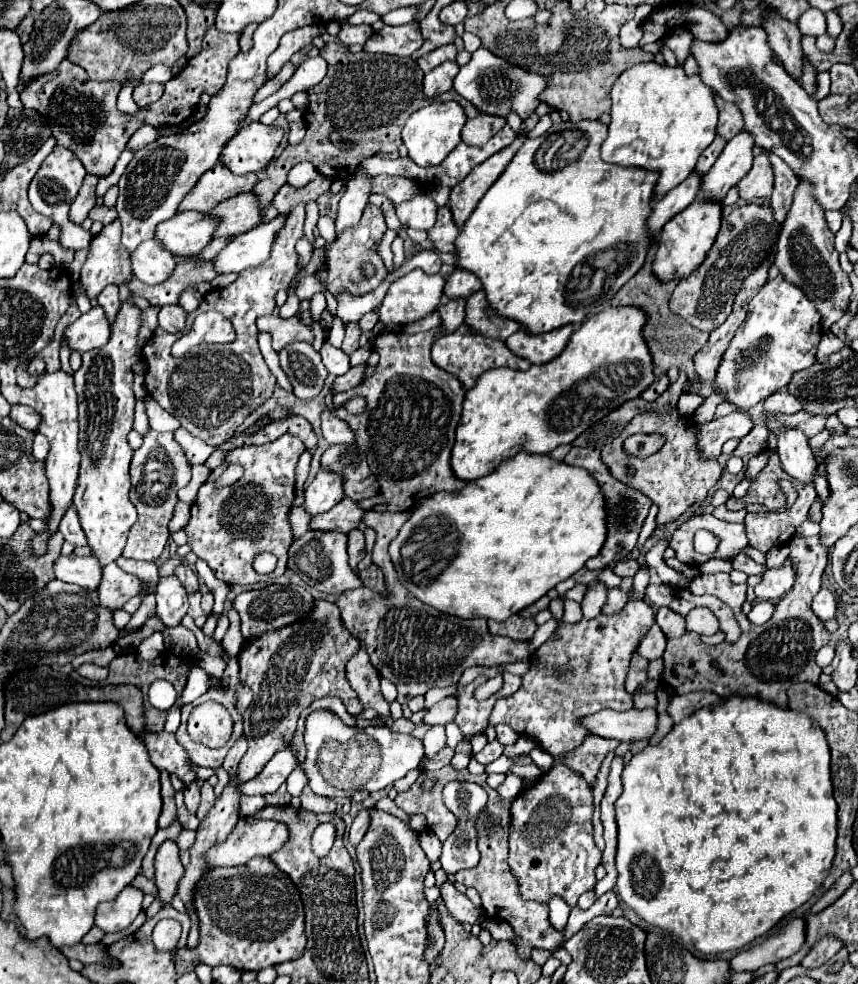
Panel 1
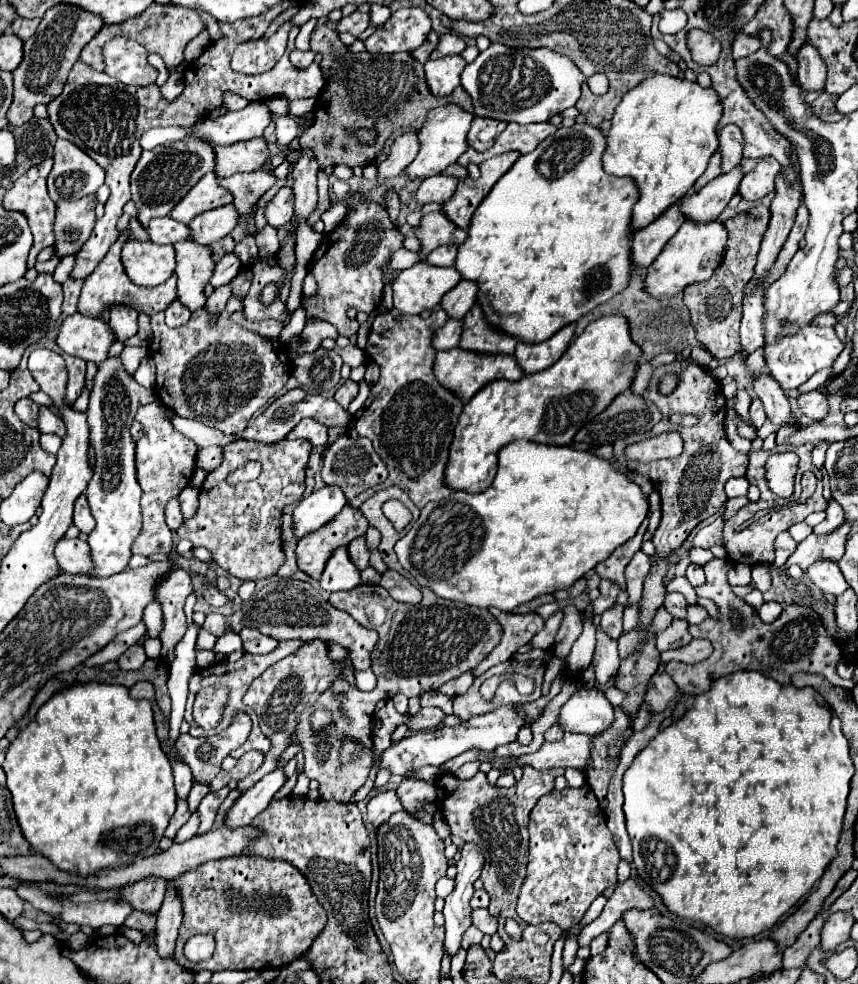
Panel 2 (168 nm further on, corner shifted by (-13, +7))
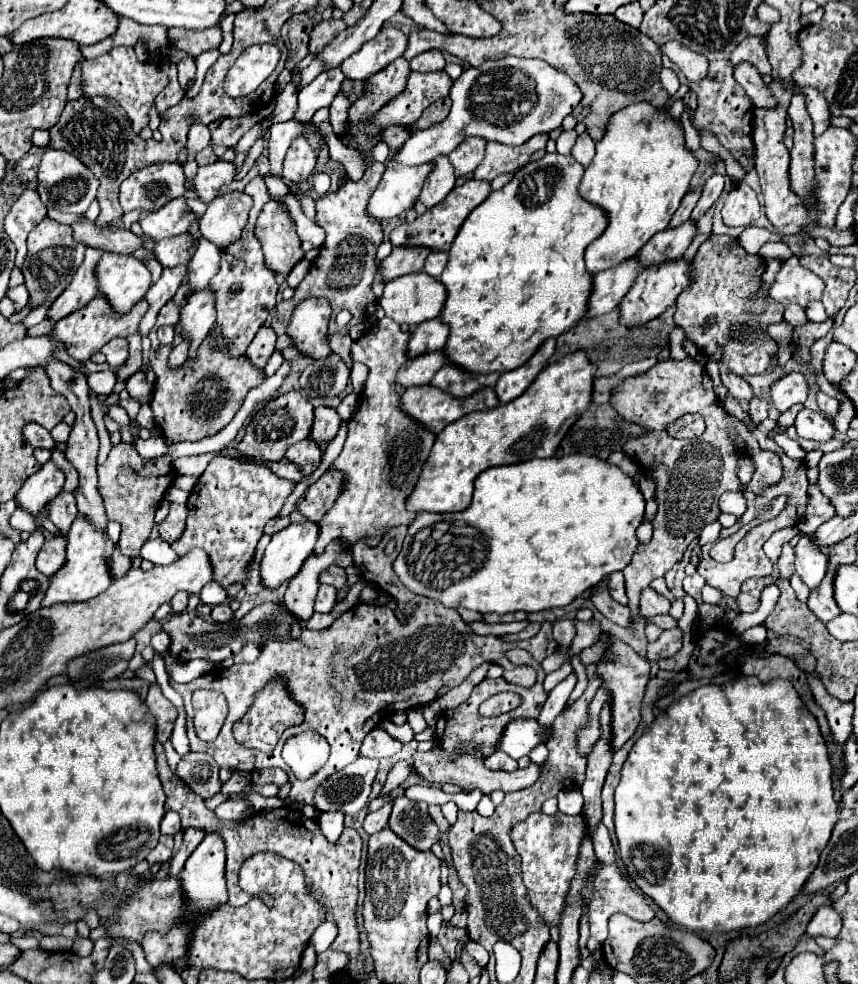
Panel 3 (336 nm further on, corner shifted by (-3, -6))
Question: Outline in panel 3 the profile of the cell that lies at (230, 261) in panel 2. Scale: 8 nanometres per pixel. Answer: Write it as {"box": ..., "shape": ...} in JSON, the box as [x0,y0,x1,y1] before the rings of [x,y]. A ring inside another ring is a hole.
{"box":[179,289,215,361],"shape":[[[209,289],[193,293],[179,313],[181,337],[189,339],[189,357],[187,357],[189,361],[197,357],[197,349],[211,331],[213,323],[215,323],[215,309],[213,309],[213,297],[209,297]]]}

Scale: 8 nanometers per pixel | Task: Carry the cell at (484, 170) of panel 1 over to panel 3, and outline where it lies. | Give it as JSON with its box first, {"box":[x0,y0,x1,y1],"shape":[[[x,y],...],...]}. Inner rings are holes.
{"box":[389,179,491,251],"shape":[[[469,179],[467,183],[463,183],[461,187],[455,187],[447,197],[445,201],[437,203],[435,207],[427,209],[423,215],[417,215],[415,221],[411,223],[401,223],[397,225],[391,235],[389,235],[389,241],[393,247],[427,247],[427,249],[443,249],[443,251],[449,251],[453,239],[457,237],[463,221],[467,219],[467,215],[477,207],[481,205],[487,195],[491,193],[491,183],[487,181],[477,181],[477,179]]]}

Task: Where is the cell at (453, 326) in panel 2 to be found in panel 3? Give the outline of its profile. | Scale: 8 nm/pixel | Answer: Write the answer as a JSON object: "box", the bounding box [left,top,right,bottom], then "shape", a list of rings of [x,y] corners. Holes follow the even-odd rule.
{"box":[397,351,443,389],"shape":[[[441,351],[437,353],[427,353],[425,357],[417,357],[413,361],[407,361],[399,373],[397,373],[397,385],[403,389],[409,387],[419,387],[419,385],[429,385],[431,377],[443,367],[443,357]]]}

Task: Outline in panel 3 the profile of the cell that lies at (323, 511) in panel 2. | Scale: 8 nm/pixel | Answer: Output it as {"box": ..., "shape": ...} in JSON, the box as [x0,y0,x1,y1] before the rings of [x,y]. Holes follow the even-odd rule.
{"box":[261,521,317,591],"shape":[[[311,521],[291,523],[287,529],[275,533],[261,559],[261,585],[273,591],[293,579],[313,551],[315,543],[317,525]]]}

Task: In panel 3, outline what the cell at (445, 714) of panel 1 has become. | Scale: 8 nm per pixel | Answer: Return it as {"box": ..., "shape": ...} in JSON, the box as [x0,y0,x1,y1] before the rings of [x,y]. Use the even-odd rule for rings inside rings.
{"box":[359,727,401,759],"shape":[[[375,727],[373,731],[367,733],[361,749],[359,749],[359,757],[369,757],[369,759],[385,759],[385,757],[393,757],[397,751],[401,751],[401,743],[391,739],[383,729]]]}

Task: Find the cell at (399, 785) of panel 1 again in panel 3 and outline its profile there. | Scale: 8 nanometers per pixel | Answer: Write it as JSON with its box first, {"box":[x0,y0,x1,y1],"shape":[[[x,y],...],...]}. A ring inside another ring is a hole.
{"box":[389,797,439,851],"shape":[[[397,797],[389,817],[389,827],[417,851],[429,851],[439,841],[439,829],[429,817],[427,803]]]}

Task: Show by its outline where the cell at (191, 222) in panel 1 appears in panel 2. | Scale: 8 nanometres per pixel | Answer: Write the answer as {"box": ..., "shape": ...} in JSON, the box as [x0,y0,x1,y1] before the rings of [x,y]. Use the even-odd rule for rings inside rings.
{"box":[147,216,191,244],"shape":[[[169,216],[151,220],[151,224],[147,226],[147,232],[155,244],[175,244],[175,242],[191,238],[189,226],[183,222],[177,222]]]}

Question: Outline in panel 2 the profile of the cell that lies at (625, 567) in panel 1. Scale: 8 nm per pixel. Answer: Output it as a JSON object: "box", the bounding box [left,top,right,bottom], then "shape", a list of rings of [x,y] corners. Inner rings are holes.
{"box":[625,552,651,604],"shape":[[[635,552],[633,560],[625,568],[625,580],[627,580],[627,592],[629,592],[629,604],[637,602],[643,592],[645,578],[651,572],[651,558],[643,552]]]}

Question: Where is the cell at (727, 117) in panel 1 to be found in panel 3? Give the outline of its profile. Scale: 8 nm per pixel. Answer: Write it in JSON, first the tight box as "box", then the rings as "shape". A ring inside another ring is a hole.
{"box":[691,173,725,223],"shape":[[[715,173],[711,179],[707,179],[707,183],[705,183],[705,187],[703,187],[703,193],[701,193],[701,199],[697,201],[697,205],[695,205],[695,209],[693,209],[693,213],[691,213],[691,219],[697,223],[705,213],[707,213],[707,209],[719,199],[719,195],[721,195],[721,191],[723,191],[723,183],[725,183],[725,179],[719,175],[719,173]]]}

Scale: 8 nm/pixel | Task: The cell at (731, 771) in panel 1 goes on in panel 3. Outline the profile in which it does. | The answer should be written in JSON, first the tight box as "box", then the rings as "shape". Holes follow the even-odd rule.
{"box":[615,677,837,931],"shape":[[[739,677],[723,685],[699,687],[673,703],[653,719],[649,729],[635,741],[621,769],[621,781],[615,789],[615,835],[619,843],[619,855],[629,871],[629,877],[637,887],[649,895],[669,919],[689,931],[739,931],[745,927],[757,927],[783,909],[809,879],[809,873],[817,867],[819,855],[825,849],[831,829],[837,821],[837,801],[831,787],[831,763],[825,739],[819,731],[817,719],[807,711],[791,681],[771,679],[761,683],[757,677]]]}

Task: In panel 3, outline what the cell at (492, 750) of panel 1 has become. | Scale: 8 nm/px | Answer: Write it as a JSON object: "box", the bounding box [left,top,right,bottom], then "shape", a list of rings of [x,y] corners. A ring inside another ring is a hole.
{"box":[485,753,517,771],"shape":[[[495,753],[495,755],[491,755],[489,759],[485,759],[485,767],[487,769],[493,769],[493,771],[515,771],[517,769],[517,761],[513,759],[513,757],[509,757],[509,755],[505,755],[505,753]]]}

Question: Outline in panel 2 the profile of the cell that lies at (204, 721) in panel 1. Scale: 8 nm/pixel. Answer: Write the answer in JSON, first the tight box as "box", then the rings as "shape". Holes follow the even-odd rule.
{"box":[175,712,251,784],"shape":[[[237,712],[229,728],[221,734],[207,738],[193,738],[191,734],[181,734],[175,742],[179,756],[189,764],[195,780],[199,784],[209,784],[221,770],[221,760],[235,748],[239,748],[251,734],[251,718],[247,712]]]}

